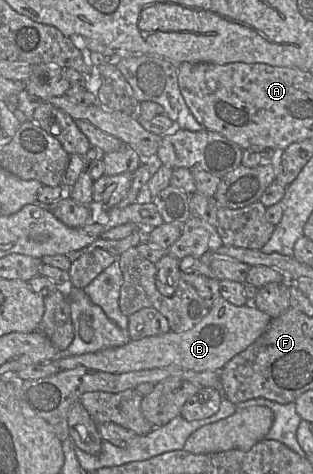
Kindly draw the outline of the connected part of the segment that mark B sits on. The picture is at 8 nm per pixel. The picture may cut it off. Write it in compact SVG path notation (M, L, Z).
M219 297L214 302L208 314L186 331L169 331L164 334L143 337L137 340L130 339L128 343L119 347L106 348L80 355L64 356L56 360L55 364L60 370L85 367L108 373L125 373L153 368L182 368L194 371L219 372L235 355L244 351L261 336L271 320L272 318L268 314L257 309L251 302L243 306L235 306L223 297Z

